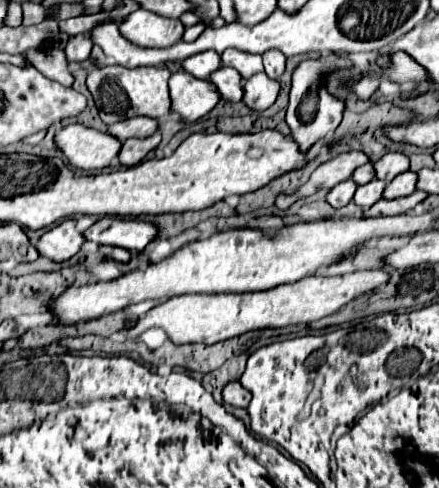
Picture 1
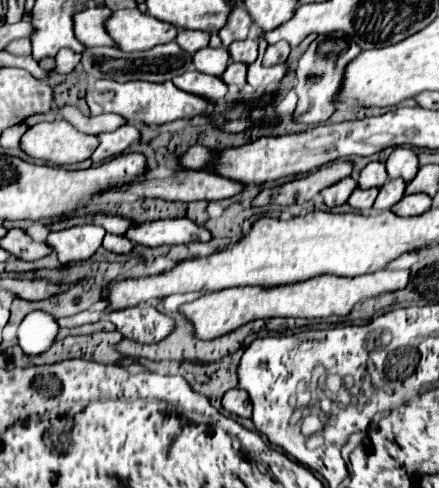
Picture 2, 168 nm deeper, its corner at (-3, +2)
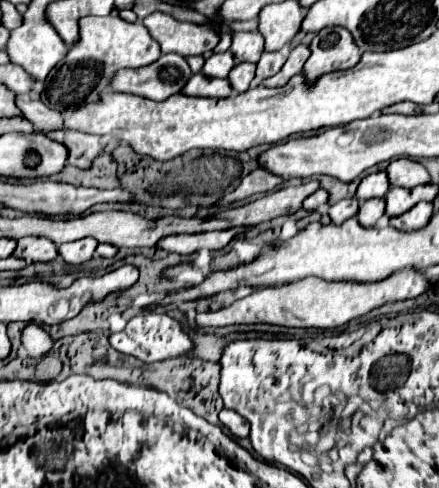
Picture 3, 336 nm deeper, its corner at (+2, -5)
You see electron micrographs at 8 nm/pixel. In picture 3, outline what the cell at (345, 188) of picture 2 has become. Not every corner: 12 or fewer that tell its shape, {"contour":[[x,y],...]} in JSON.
{"contour":[[318,189],[304,201],[304,209],[316,211],[328,205],[328,191]]}

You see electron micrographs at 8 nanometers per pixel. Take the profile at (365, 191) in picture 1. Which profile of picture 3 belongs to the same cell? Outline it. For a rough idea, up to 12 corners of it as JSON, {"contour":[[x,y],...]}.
{"contour":[[342,199],[328,211],[334,223],[344,223],[360,209],[358,199]]}

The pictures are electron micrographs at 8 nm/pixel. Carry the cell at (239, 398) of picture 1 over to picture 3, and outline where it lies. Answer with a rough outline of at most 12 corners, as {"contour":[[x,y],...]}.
{"contour":[[232,409],[220,411],[220,421],[232,435],[246,437],[250,423]]}

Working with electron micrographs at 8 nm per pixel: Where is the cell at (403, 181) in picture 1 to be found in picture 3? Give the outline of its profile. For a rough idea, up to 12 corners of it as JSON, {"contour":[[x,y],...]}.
{"contour":[[368,199],[360,205],[358,221],[374,227],[386,213],[386,199]]}

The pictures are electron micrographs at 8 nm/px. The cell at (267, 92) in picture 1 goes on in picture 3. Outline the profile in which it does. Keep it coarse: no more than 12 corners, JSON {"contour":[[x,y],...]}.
{"contour":[[308,45],[294,47],[276,75],[260,81],[266,87],[283,87],[302,71],[310,55]]}

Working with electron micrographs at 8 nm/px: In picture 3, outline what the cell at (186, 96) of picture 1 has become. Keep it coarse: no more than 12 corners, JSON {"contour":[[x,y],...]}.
{"contour":[[202,73],[188,79],[182,93],[192,97],[230,97],[226,79]]}

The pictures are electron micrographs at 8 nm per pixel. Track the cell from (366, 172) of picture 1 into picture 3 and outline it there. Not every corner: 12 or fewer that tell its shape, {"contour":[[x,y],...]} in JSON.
{"contour":[[384,171],[364,177],[356,197],[360,201],[384,197],[388,177]]}

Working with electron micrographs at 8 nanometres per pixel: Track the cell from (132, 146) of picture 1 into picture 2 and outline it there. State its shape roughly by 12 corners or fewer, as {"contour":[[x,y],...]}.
{"contour":[[133,124],[103,132],[91,158],[95,164],[121,154],[139,132]]}

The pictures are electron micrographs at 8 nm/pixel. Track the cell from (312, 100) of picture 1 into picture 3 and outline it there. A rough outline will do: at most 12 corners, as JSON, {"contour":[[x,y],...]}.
{"contour":[[326,27],[310,43],[308,85],[354,67],[358,47],[344,27]]}

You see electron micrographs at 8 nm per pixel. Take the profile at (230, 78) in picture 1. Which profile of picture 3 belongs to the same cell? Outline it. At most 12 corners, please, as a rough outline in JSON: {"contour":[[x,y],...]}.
{"contour":[[254,63],[234,65],[228,81],[236,93],[246,91],[256,71]]}

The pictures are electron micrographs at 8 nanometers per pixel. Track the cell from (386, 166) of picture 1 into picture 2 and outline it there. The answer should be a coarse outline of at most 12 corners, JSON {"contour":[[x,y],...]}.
{"contour":[[395,148],[387,158],[389,178],[411,182],[419,158],[411,148]]}

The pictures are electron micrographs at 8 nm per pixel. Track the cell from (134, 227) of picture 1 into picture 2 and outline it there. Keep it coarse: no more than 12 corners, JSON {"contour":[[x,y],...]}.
{"contour":[[189,218],[129,228],[143,246],[209,242],[211,232]]}

